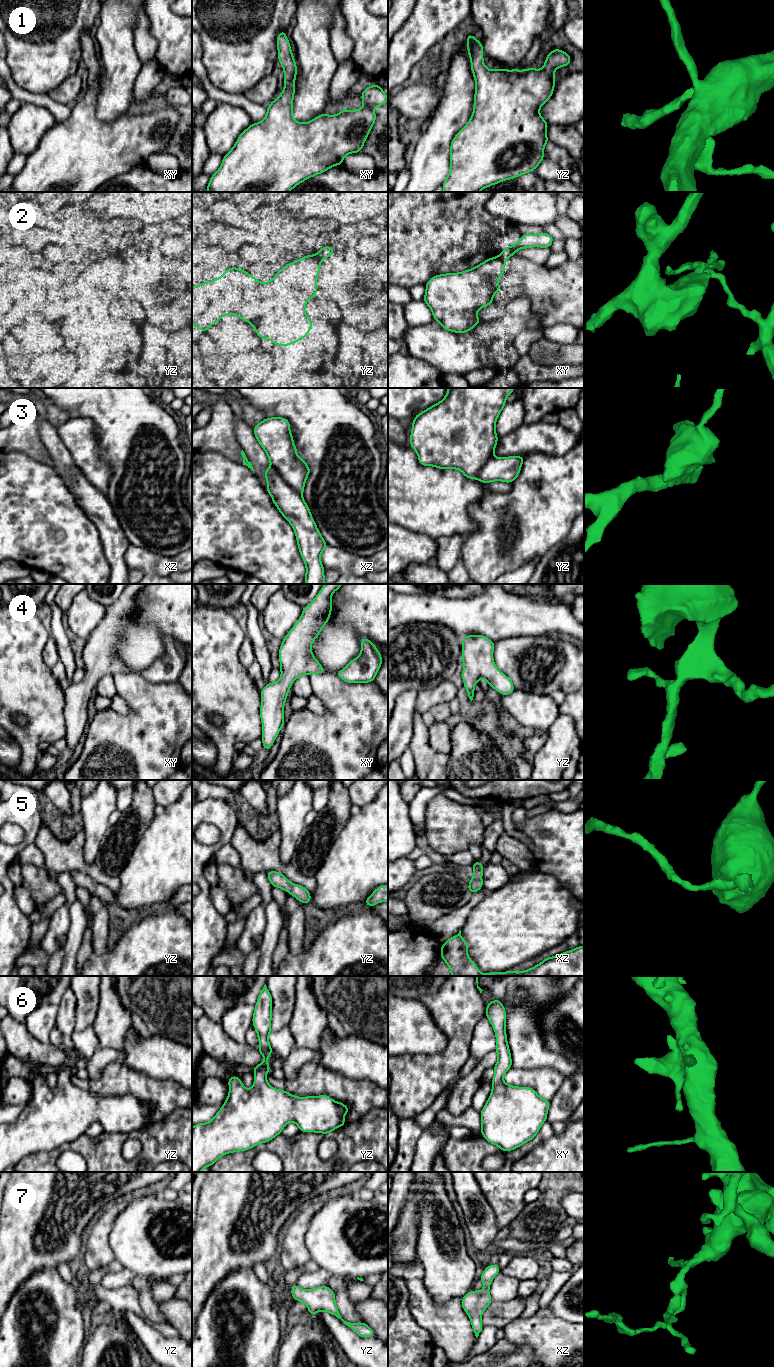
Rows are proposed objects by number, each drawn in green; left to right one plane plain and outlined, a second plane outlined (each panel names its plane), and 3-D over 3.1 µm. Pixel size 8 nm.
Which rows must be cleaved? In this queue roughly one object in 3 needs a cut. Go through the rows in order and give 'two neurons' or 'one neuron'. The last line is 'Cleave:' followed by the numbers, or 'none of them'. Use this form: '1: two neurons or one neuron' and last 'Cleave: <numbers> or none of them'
1: one neuron
2: two neurons
3: one neuron
4: one neuron
5: one neuron
6: one neuron
7: one neuron
Cleave: 2

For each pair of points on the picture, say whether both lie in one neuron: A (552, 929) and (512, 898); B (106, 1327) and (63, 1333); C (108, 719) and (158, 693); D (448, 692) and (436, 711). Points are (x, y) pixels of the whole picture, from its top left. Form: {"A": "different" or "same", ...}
{"A": "same", "B": "different", "C": "same", "D": "different"}

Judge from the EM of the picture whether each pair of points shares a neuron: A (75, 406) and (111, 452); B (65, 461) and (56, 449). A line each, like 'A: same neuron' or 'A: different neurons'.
A: same neuron
B: same neuron

